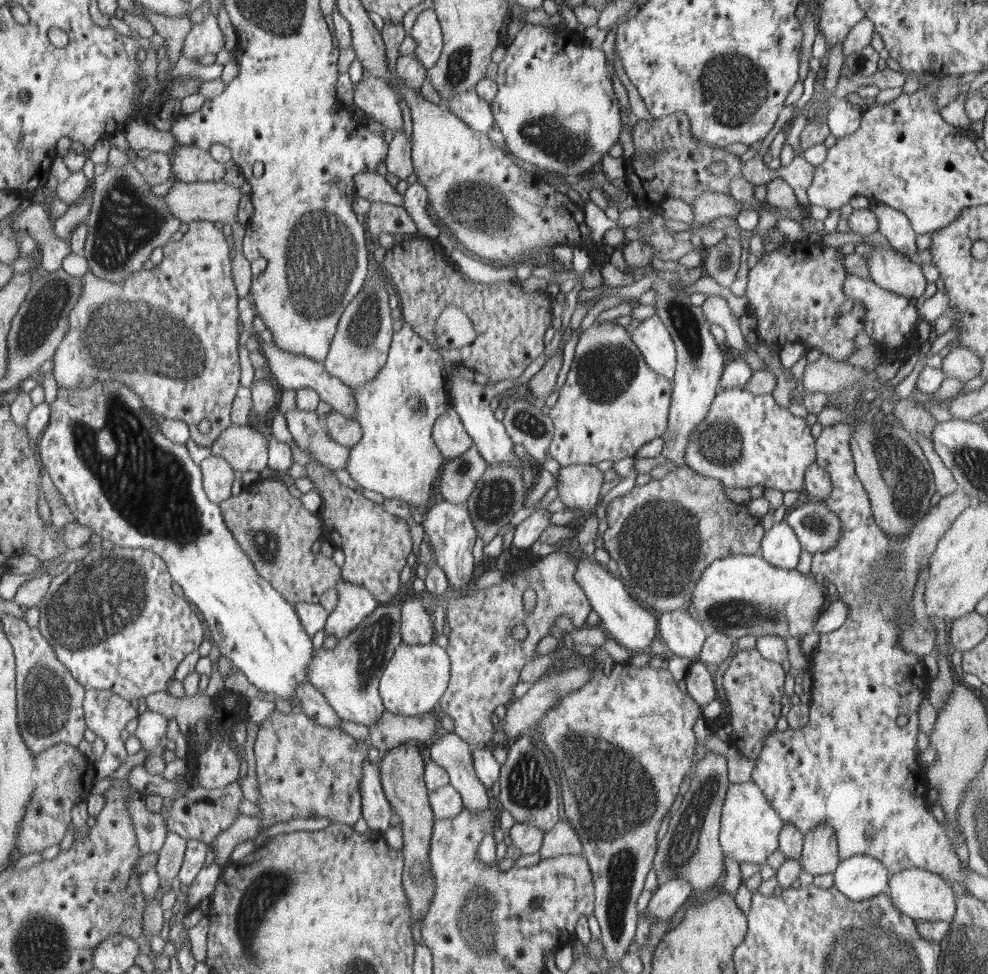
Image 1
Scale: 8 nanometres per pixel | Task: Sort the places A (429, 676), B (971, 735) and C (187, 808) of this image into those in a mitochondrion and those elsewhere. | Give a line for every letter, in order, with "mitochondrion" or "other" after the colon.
A: mitochondrion
B: mitochondrion
C: other

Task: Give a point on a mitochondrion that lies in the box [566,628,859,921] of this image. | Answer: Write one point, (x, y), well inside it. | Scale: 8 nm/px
(684, 842)

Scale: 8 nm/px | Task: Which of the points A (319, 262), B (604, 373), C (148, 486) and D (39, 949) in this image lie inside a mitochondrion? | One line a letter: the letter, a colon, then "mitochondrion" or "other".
A: mitochondrion
B: mitochondrion
C: mitochondrion
D: mitochondrion

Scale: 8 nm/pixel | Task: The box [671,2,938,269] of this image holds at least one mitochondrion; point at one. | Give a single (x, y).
(732, 88)

